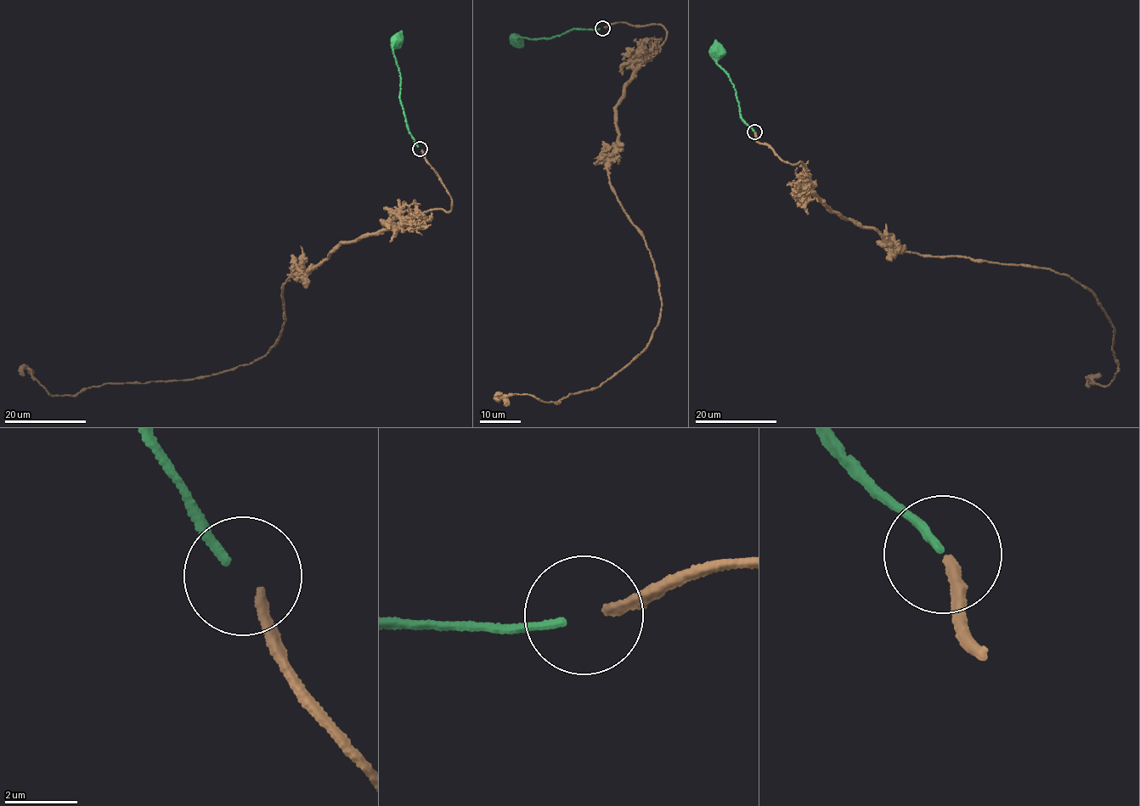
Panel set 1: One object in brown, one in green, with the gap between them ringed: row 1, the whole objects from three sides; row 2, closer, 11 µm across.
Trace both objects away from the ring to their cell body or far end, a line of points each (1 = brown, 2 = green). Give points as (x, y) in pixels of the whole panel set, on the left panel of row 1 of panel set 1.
1: (421, 149), (450, 210), (341, 243), (290, 277), (279, 335), (256, 361), (62, 396), (25, 375)
2: (418, 147), (409, 132), (400, 101), (398, 69), (392, 50), (392, 42), (397, 40)

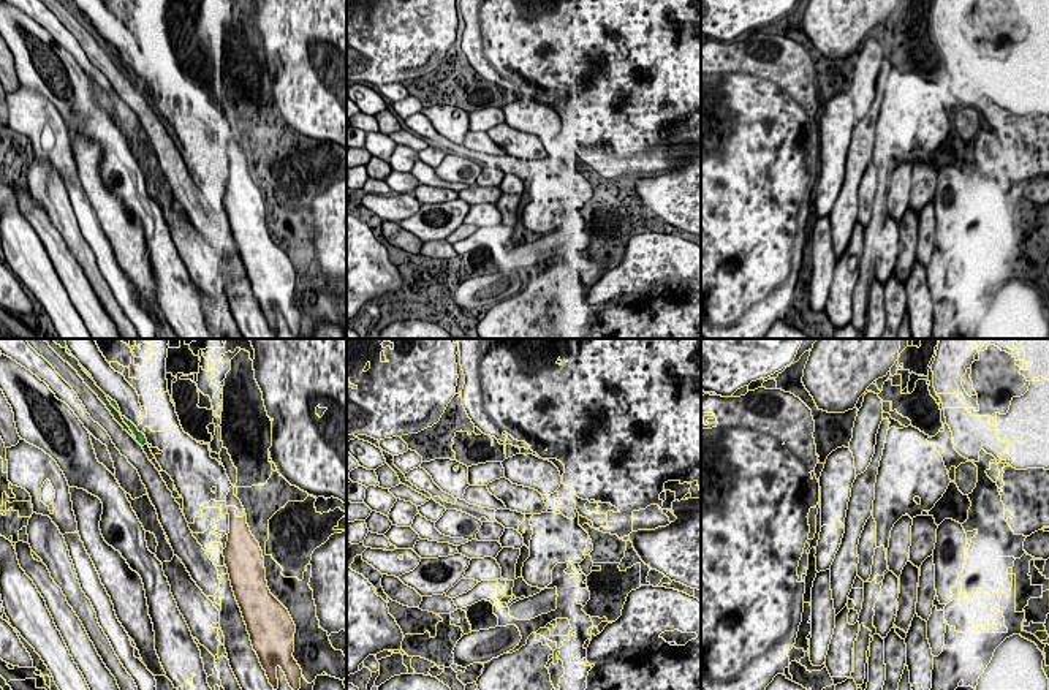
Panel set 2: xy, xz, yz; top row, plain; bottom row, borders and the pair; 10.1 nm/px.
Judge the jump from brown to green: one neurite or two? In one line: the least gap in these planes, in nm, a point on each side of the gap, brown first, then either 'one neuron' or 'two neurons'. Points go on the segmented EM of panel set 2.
1050 nm | xy (227, 507), (146, 443) | two neurons

